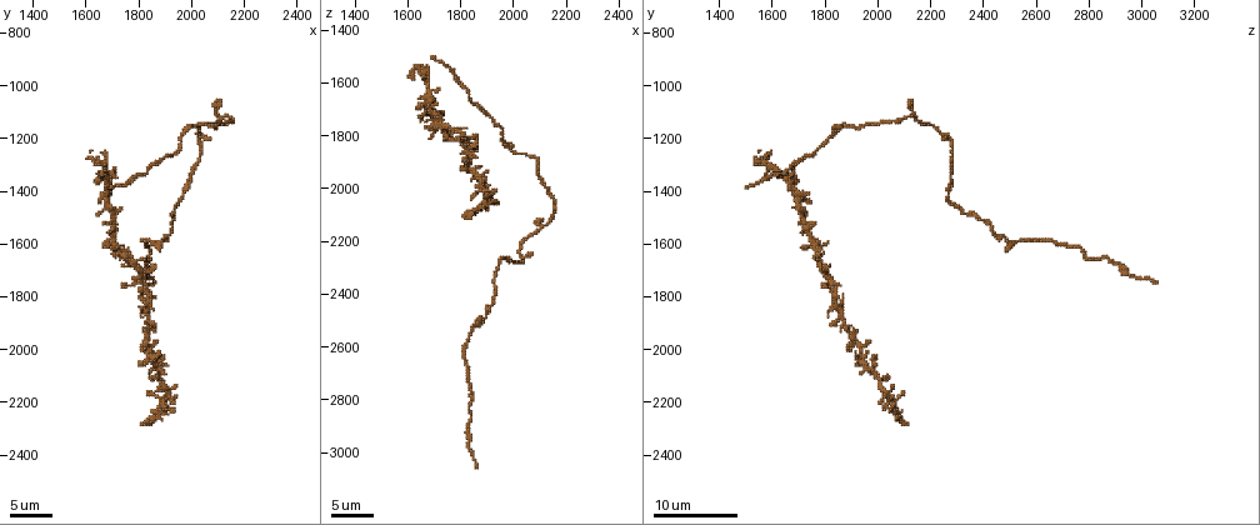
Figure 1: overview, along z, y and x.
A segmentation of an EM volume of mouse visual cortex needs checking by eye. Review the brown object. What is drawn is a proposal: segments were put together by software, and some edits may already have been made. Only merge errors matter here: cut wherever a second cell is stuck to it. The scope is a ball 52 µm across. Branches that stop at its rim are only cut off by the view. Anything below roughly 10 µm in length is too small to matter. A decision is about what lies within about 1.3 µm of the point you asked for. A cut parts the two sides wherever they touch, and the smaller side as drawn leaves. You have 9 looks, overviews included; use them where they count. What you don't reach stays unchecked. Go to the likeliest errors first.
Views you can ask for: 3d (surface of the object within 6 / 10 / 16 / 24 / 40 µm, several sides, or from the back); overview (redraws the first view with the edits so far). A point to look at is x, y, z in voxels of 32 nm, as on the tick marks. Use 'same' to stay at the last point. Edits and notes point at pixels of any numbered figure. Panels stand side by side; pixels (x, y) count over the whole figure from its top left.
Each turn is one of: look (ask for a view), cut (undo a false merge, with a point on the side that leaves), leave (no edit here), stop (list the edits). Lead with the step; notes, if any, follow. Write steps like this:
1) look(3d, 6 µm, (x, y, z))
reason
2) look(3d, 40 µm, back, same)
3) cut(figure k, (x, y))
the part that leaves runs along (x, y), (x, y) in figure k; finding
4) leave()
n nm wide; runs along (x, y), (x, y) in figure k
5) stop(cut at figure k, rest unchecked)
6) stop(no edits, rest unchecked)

look(3d, 16 µm, (1830, 1940, 1880))
four-way junction

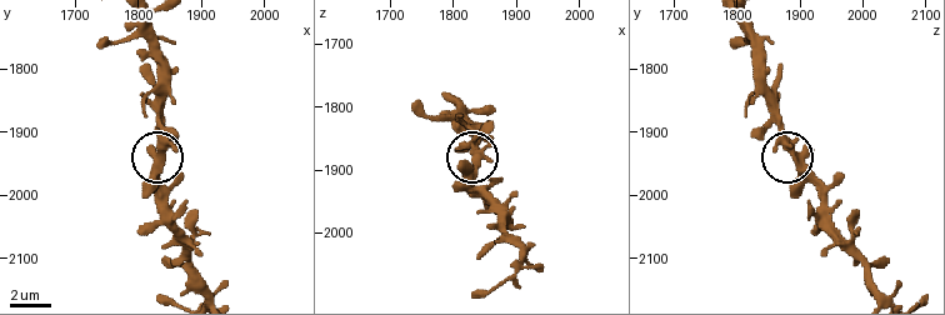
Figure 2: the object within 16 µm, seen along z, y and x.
look(3d, 6 µm, (1835, 1930, 1890))

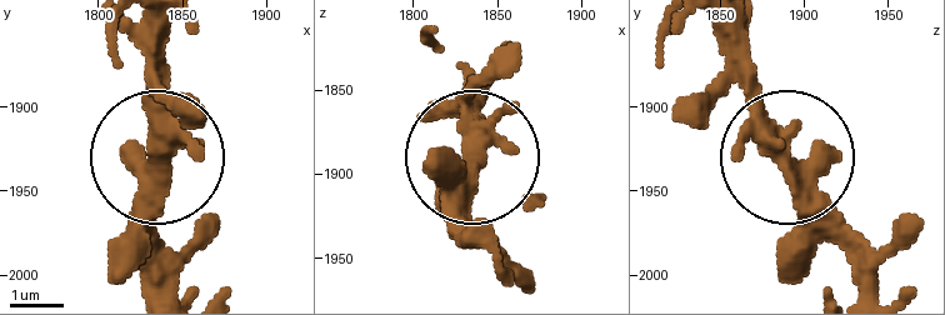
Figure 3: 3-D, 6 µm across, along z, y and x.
leave()
runs along (714, 29), (804, 190), (866, 254) in figure 3; one cell here

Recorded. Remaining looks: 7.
look(3d, 24 µm, (2140, 1130, 2110))
a narrow waist

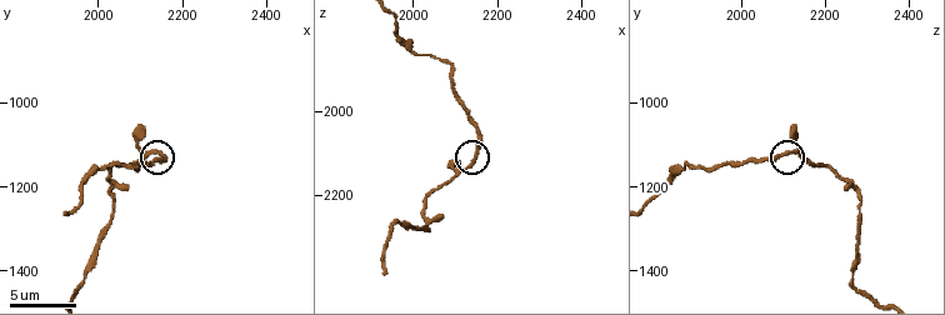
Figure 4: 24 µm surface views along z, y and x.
look(3d, 10 µm, (2140, 1120, 2115))

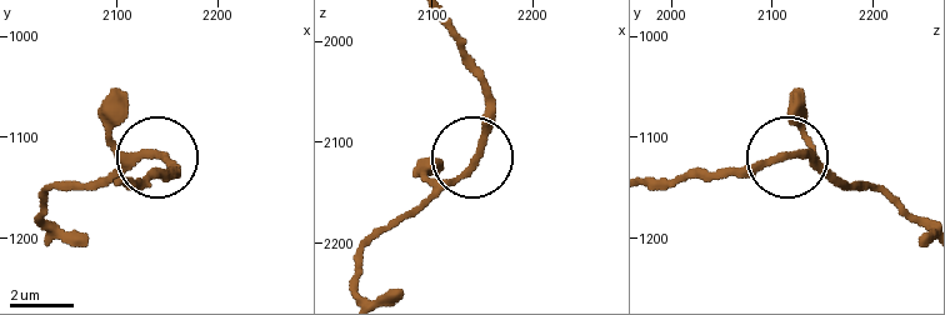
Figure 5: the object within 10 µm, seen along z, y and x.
leave()
runs along (439, 21), (481, 85), (484, 126), (460, 174), (423, 211) in figure 5; continuous, no second cell

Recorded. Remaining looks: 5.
look(3d, 10 µm, (2055, 1150, 1875))

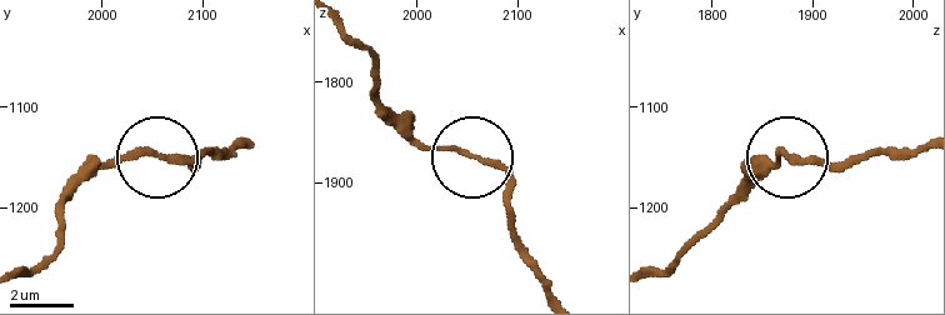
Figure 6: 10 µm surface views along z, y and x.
look(3d, 10 µm, back, (2056, 1150, 1874))
other side

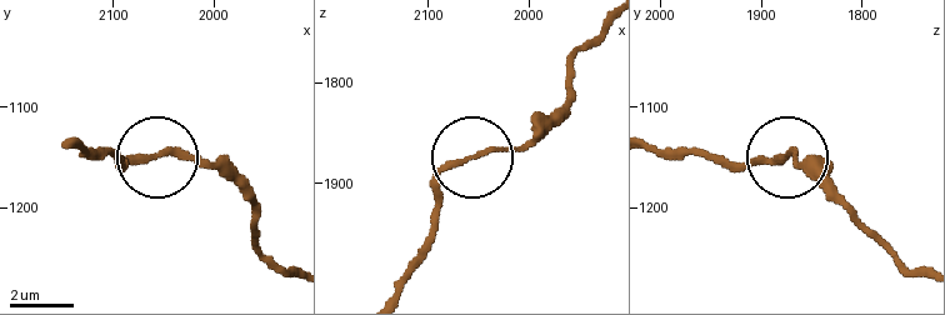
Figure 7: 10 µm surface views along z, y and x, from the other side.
leave()
all the same cell

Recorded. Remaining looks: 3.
look(3d, 24 µm, (1840, 1590, 2540))
calibre changes

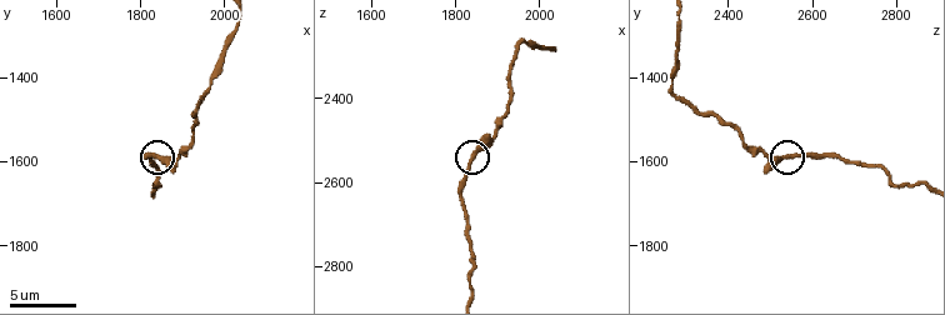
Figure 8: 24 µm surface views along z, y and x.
look(3d, 6 µm, (1845, 1590, 2540))

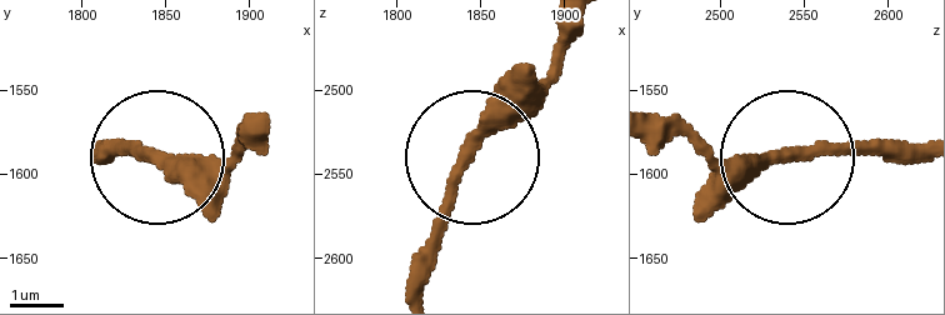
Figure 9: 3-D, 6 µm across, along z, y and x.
leave()
270 nm wide; runs along (653, 116), (733, 158), (921, 158) in figure 9; continuous, no second cell

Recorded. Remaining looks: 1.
stop(no edits, rest unchecked)

